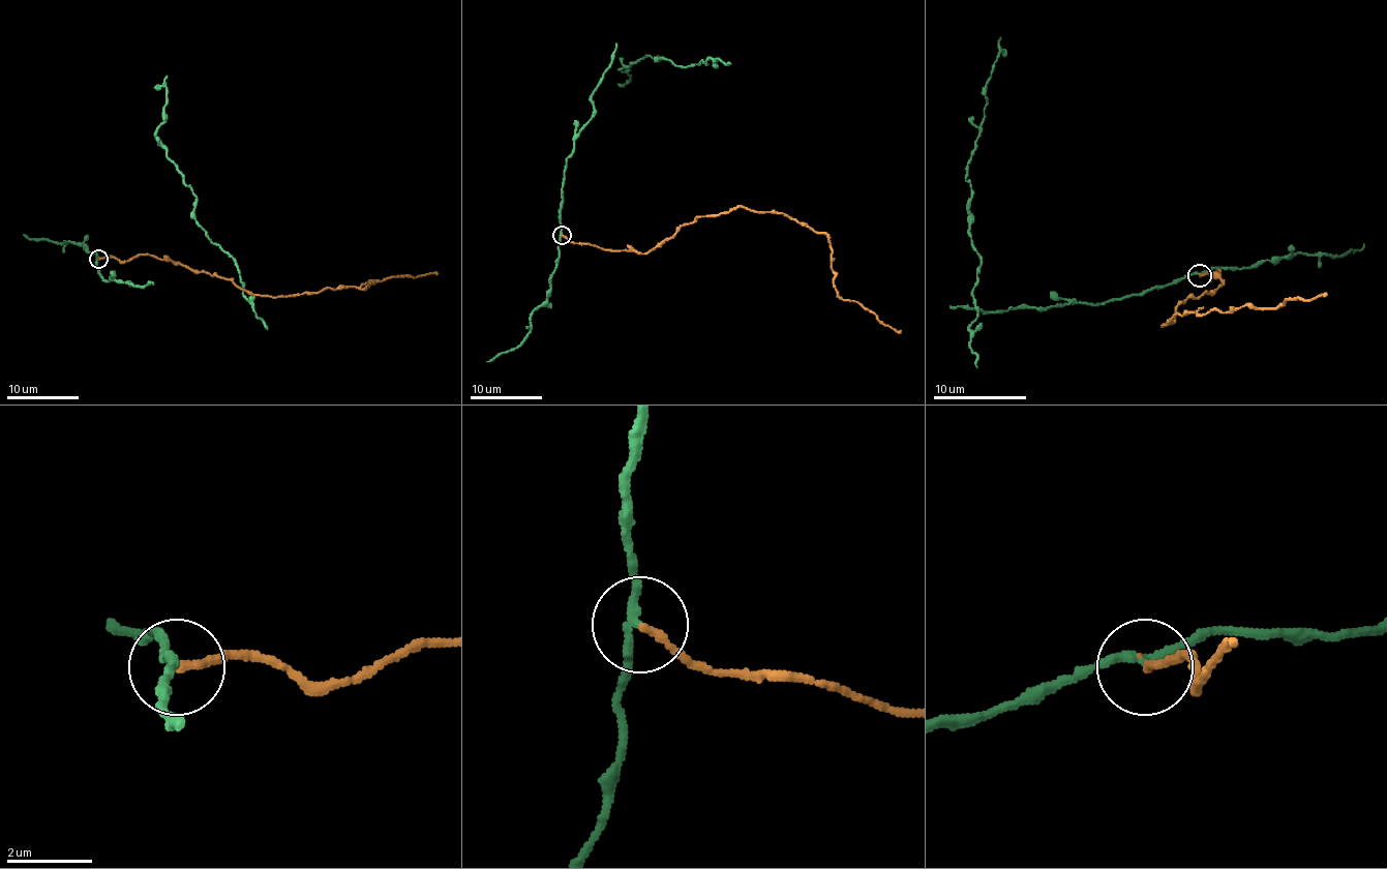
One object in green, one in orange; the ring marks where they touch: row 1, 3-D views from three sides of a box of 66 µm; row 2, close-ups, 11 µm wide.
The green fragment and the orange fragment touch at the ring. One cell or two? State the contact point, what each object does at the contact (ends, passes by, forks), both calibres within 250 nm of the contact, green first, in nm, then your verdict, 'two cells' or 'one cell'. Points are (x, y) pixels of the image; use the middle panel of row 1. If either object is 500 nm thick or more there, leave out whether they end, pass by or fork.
at (562, 235); green passes by; orange ends there; 200 nm thick on the green side, 170 nm on the other; two cells

